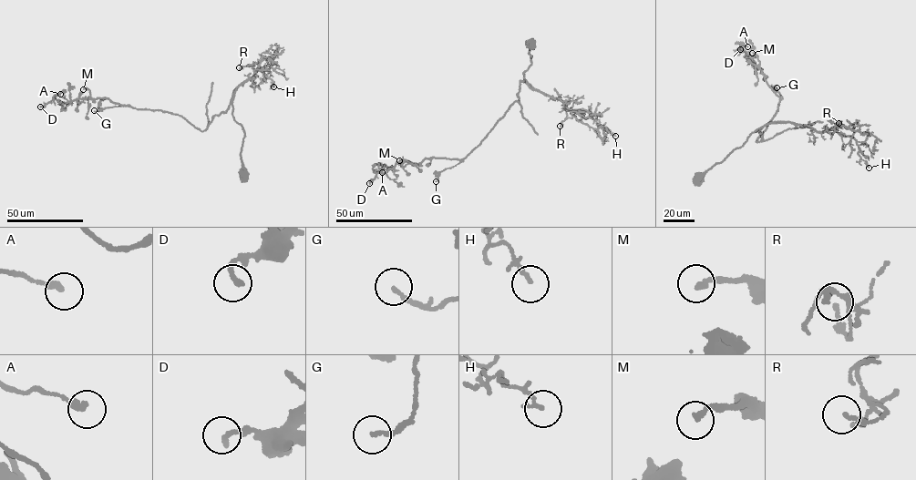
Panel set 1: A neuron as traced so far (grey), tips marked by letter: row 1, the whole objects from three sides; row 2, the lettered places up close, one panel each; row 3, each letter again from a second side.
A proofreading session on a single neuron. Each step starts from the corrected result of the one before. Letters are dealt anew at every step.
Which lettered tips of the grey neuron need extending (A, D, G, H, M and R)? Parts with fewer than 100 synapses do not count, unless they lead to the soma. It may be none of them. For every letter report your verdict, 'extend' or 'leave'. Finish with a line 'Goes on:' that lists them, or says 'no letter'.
A: leave
D: leave
G: leave
H: leave
M: leave
R: leave
Goes on: no letter

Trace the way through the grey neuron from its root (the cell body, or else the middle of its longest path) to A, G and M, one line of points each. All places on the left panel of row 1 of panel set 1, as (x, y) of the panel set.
A: (243, 175), (244, 134), (232, 98), (202, 131), (177, 114), (106, 97), (65, 102), (54, 98), (60, 94)
G: (243, 175), (244, 134), (231, 114), (232, 98), (202, 131), (161, 110), (128, 105), (94, 110)
M: (243, 175), (244, 134), (231, 114), (232, 98), (202, 131), (177, 114), (93, 99), (83, 89)

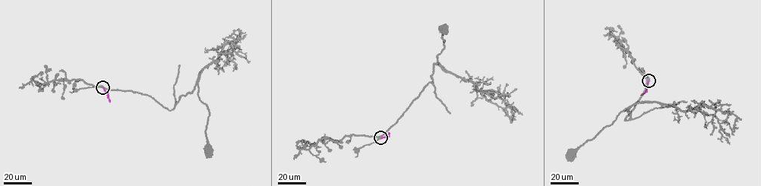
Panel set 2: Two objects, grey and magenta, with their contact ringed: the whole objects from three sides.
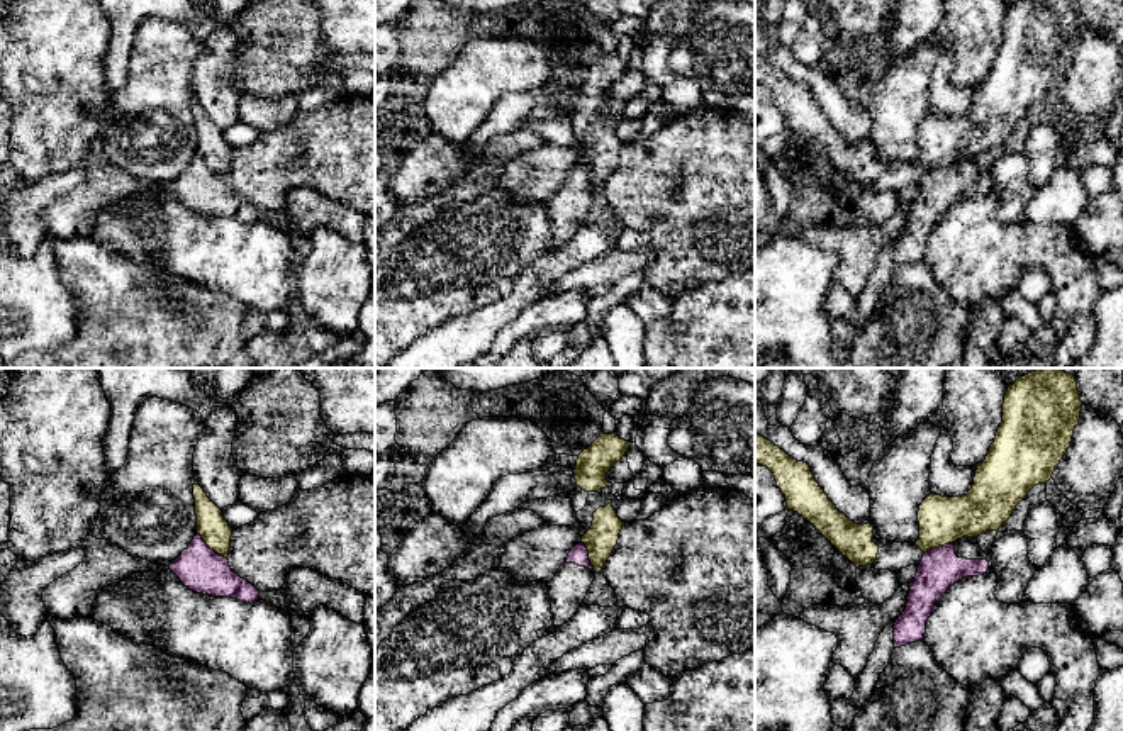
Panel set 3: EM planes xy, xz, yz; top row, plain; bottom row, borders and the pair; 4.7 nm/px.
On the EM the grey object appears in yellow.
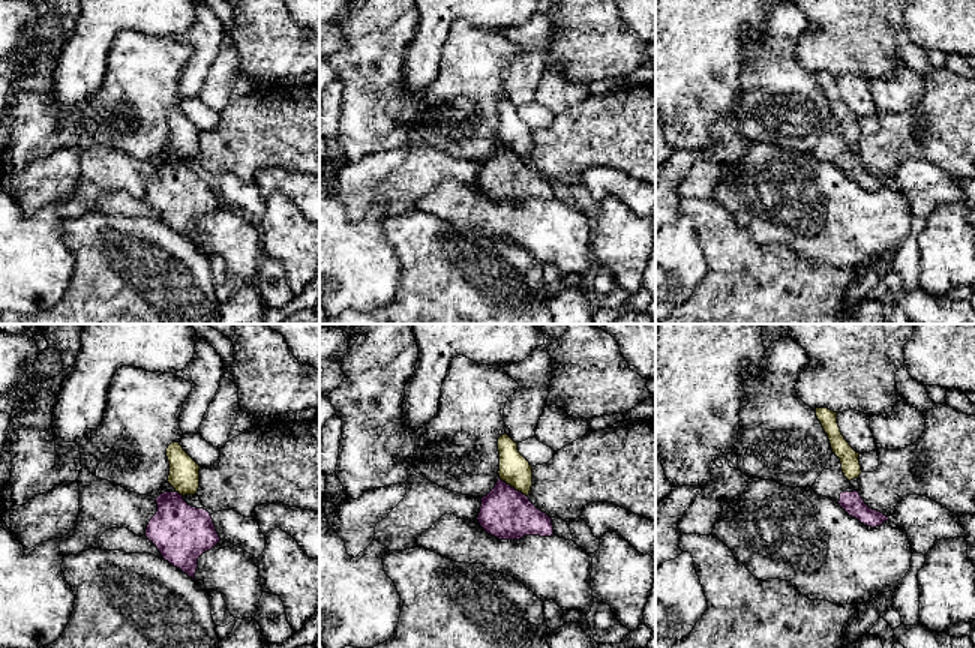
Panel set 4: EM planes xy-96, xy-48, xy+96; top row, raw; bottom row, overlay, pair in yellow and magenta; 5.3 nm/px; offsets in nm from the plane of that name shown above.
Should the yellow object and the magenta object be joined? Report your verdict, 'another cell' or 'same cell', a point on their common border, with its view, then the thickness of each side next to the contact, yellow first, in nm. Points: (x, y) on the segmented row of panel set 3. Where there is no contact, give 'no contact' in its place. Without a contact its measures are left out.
another cell | xy (211, 548) | 140/220 nm

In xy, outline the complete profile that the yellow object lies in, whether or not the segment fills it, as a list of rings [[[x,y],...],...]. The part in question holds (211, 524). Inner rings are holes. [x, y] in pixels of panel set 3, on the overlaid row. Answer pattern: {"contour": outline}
{"contour": [[[195,480],[193,483],[197,534],[217,555],[227,558],[231,548],[232,527],[224,519],[222,511],[207,497],[204,488]]]}

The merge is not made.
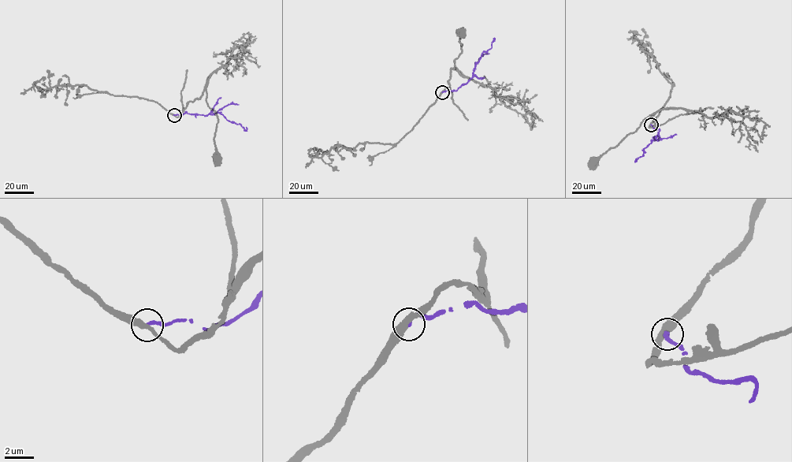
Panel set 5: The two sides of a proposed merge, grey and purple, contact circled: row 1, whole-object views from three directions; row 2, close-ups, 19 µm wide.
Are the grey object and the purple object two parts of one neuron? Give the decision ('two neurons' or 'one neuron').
two neurons

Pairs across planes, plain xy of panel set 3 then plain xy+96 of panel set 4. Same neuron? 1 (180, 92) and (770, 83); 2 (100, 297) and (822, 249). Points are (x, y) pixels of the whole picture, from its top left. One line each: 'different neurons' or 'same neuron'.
1: same neuron
2: different neurons

